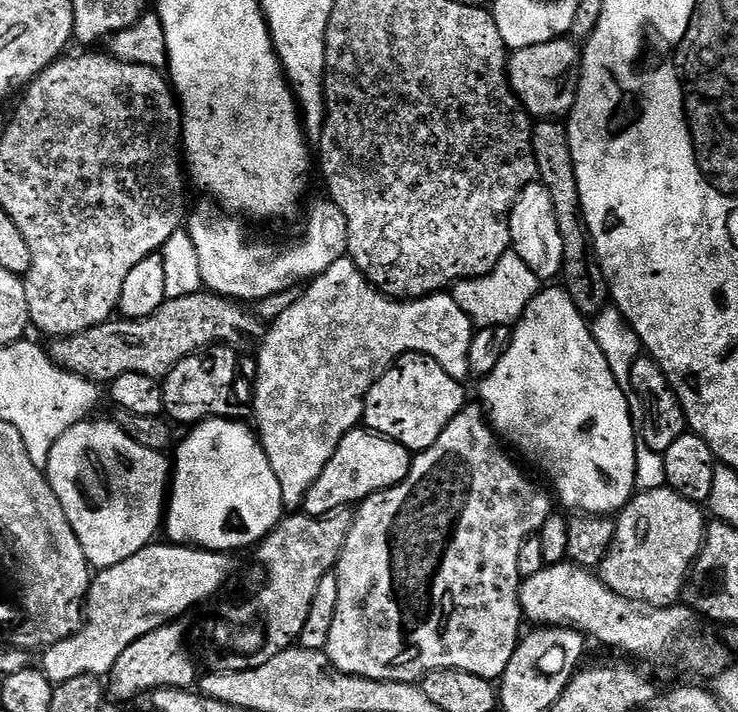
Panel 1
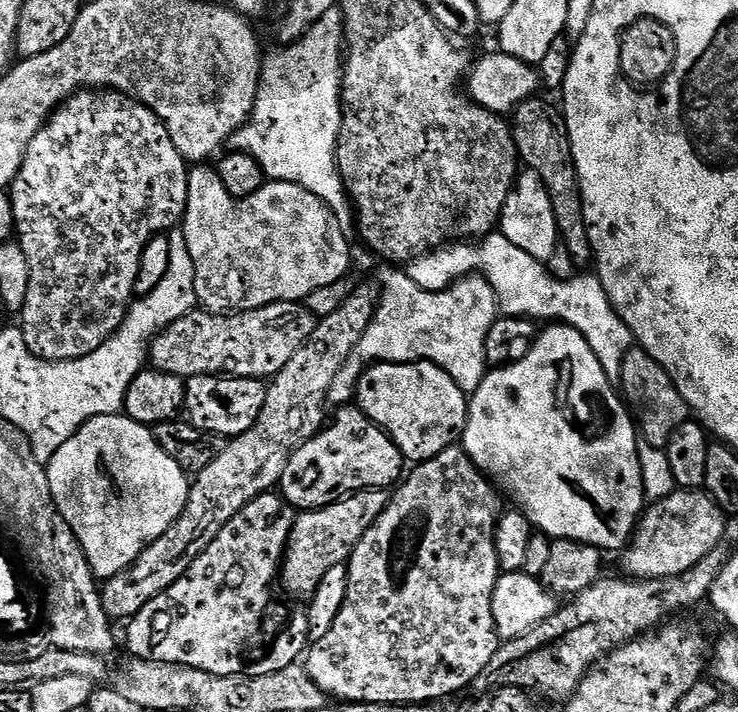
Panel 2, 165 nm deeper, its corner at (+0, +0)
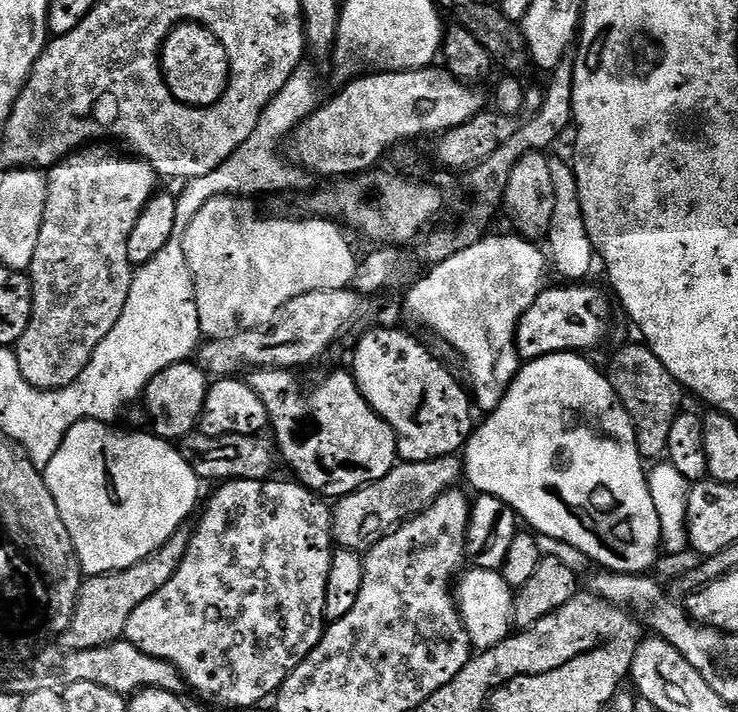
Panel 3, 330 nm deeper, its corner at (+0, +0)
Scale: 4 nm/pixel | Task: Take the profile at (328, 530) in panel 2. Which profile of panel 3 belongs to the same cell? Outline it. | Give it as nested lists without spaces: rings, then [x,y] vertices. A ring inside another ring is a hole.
[[[459,455],[439,456],[433,460],[422,462],[397,463],[395,468],[373,484],[341,496],[332,508],[332,538],[341,548],[348,548],[351,552],[363,553],[387,536],[396,531],[407,520],[413,520],[418,514],[435,502],[443,492],[451,492],[462,480],[462,460]]]

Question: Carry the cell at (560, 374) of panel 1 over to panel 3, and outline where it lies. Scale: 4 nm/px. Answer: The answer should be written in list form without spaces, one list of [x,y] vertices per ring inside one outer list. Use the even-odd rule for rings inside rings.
[[[559,352],[543,356],[537,360],[529,360],[521,367],[520,372],[512,379],[512,385],[508,387],[502,401],[487,417],[484,425],[477,427],[469,436],[467,444],[462,449],[462,472],[474,487],[504,504],[509,504],[533,533],[541,537],[549,536],[552,540],[561,540],[572,548],[577,548],[584,556],[589,556],[594,563],[600,564],[604,570],[623,570],[633,574],[648,574],[653,570],[656,559],[662,556],[660,542],[660,523],[658,522],[658,510],[654,510],[654,498],[650,498],[650,486],[646,475],[646,464],[640,455],[636,445],[636,431],[632,425],[630,414],[620,404],[616,392],[612,389],[607,375],[600,372],[588,361],[587,355],[579,352]]]

